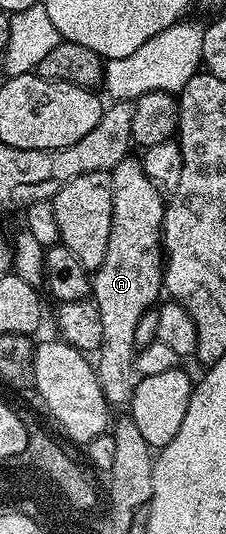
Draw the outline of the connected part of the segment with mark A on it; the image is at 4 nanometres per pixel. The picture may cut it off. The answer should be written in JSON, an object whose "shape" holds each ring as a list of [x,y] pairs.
{"shape":[[[127,156],[120,160],[112,171],[112,177],[112,236],[108,236],[104,264],[100,264],[100,268],[92,274],[92,301],[96,308],[100,308],[104,331],[104,340],[96,352],[96,369],[107,404],[112,408],[126,408],[139,380],[134,368],[136,324],[140,324],[140,316],[144,316],[144,312],[159,301],[158,293],[161,295],[164,290],[162,221],[166,215],[166,202],[156,184],[148,180],[137,157]]]}

